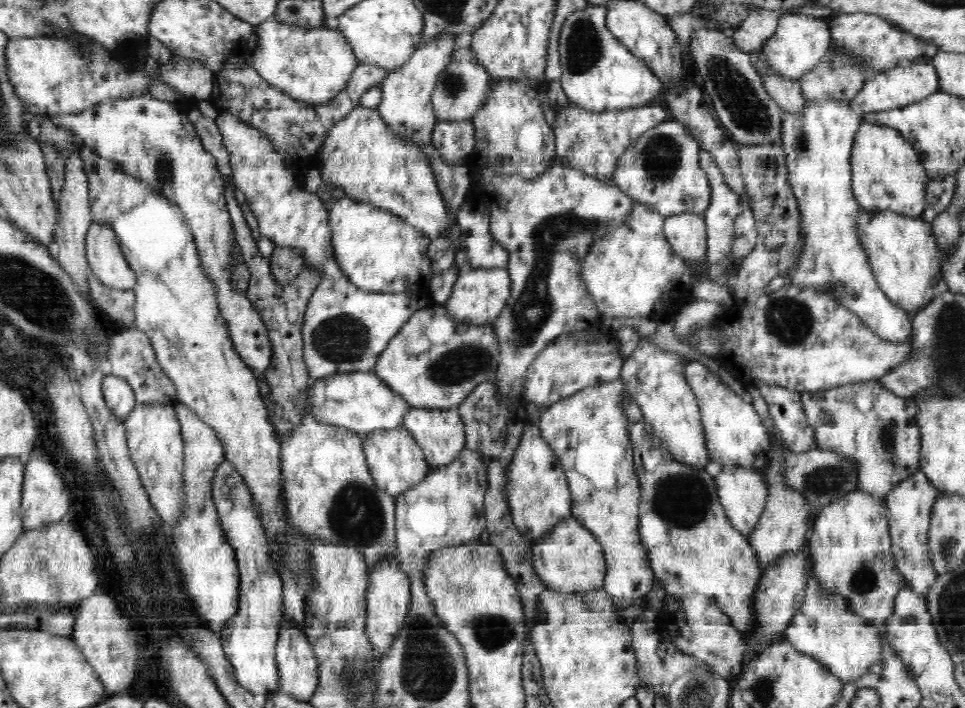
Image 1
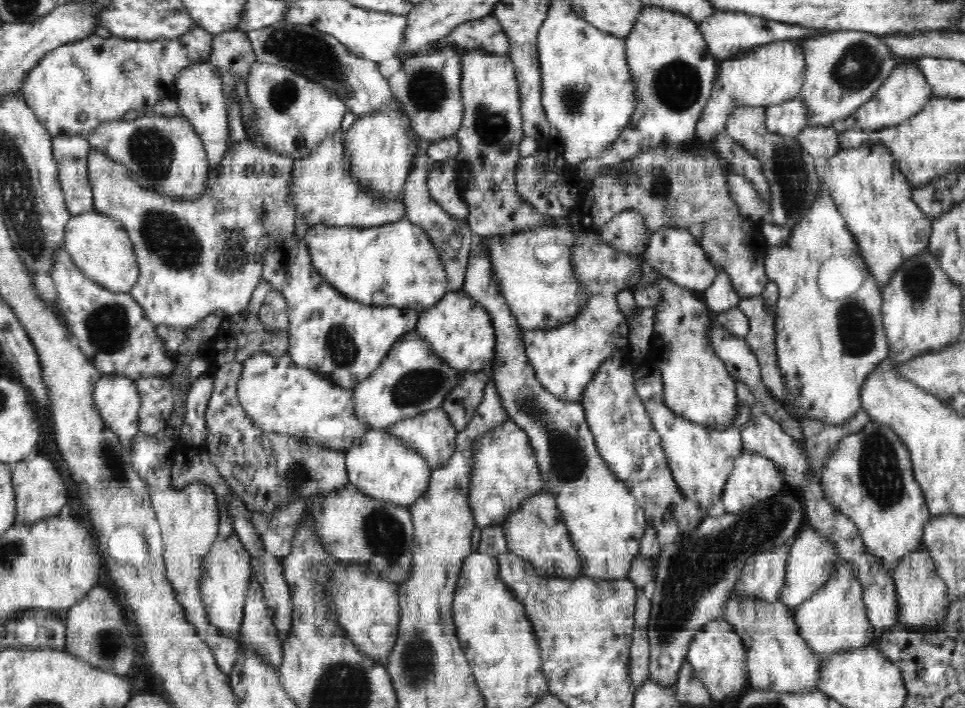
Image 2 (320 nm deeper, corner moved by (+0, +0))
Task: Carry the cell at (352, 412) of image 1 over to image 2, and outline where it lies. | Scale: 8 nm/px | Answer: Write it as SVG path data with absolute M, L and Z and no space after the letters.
M268 355L248 359L236 383L236 394L256 428L306 437L310 443L326 449L345 451L372 430L356 413L354 389L343 388L310 369L297 366L288 355L282 359Z

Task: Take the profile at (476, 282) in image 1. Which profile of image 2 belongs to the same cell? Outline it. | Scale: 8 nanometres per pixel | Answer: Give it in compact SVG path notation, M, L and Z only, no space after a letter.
M462 290L448 291L440 303L436 303L432 308L419 313L415 327L416 332L422 333L428 341L431 341L435 352L456 370L466 373L483 371L494 360L496 348L492 316L479 302L476 302L475 298Z

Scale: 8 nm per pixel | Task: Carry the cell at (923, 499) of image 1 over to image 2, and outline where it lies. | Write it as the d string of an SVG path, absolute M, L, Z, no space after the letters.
M921 543L915 551L906 553L897 561L892 576L895 579L899 601L898 622L913 626L913 631L920 628L935 627L935 624L945 616L945 608L949 604L947 585L943 577L937 575L934 561L926 544Z

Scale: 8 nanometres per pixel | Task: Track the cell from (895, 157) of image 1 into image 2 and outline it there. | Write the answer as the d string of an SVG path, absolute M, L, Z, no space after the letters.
M880 141L858 145L856 148L844 148L834 156L828 157L821 162L821 179L824 179L826 187L830 189L831 196L834 197L835 204L838 205L839 212L842 213L852 234L855 234L856 242L863 250L864 261L879 284L880 292L898 266L904 265L910 257L929 249L932 220L928 219L915 203L912 196L915 186L900 172L894 153Z

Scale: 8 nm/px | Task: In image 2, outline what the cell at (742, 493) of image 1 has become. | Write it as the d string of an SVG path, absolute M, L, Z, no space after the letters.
M743 450L735 458L732 472L729 472L728 480L721 493L718 510L726 512L726 514L745 512L762 500L774 498L786 486L782 471L776 467L776 463L760 453L750 453Z

